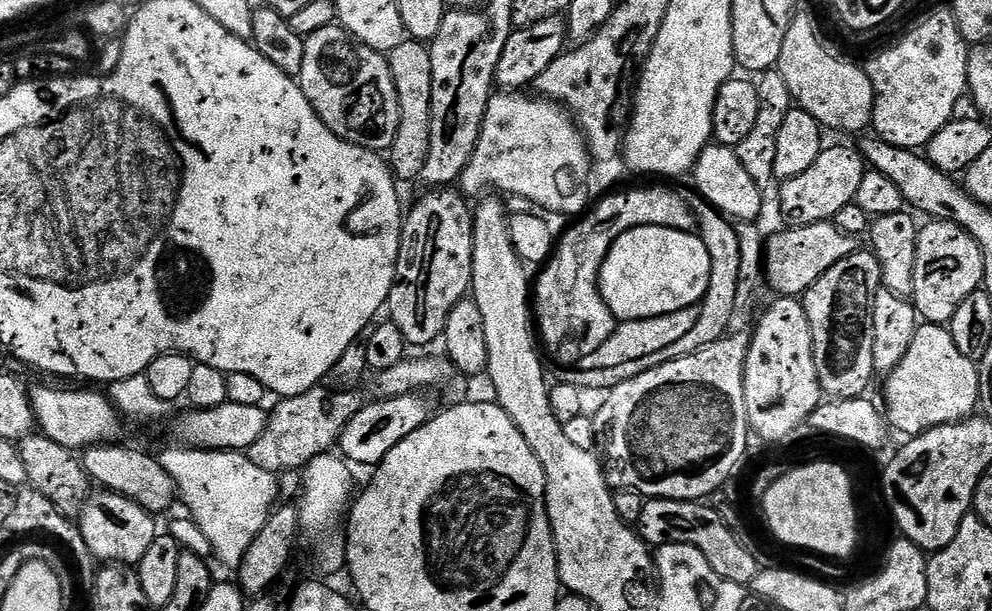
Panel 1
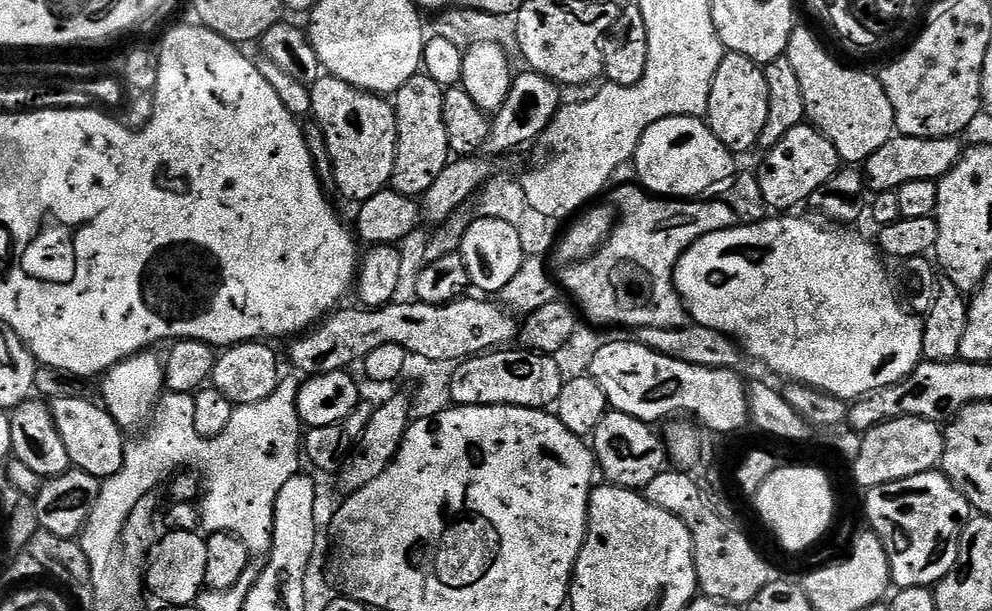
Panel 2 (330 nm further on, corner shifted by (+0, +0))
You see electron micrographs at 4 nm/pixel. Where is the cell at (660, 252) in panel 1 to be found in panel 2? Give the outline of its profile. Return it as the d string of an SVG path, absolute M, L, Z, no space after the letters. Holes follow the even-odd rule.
M776 214L773 215L776 217L765 218L756 224L741 223L733 228L699 236L681 254L677 266L673 270L676 292L680 295L687 315L699 327L709 328L715 332L721 332L724 336L729 336L740 345L747 355L749 352L754 359L761 360L770 371L785 376L783 378L785 381L806 384L809 388L816 389L817 392L827 392L829 396L836 396L845 402L855 402L861 396L870 394L874 390L882 390L886 386L894 386L898 382L902 382L902 378L906 378L922 363L924 321L917 313L905 307L901 297L900 300L896 297L896 292L892 289L892 280L888 277L887 270L884 269L885 261L882 259L877 245L873 241L871 244L866 237L852 232L856 230L849 230L844 226L823 228L822 225L815 224L812 220L803 220L802 217L796 215L800 214Z

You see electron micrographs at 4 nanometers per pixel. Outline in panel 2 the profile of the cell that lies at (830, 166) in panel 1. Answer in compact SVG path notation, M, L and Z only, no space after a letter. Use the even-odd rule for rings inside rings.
M896 134L890 142L886 142L886 146L882 146L882 150L874 150L874 154L864 161L862 175L873 193L895 192L906 182L940 180L959 162L961 151L961 141L950 136L927 140Z

